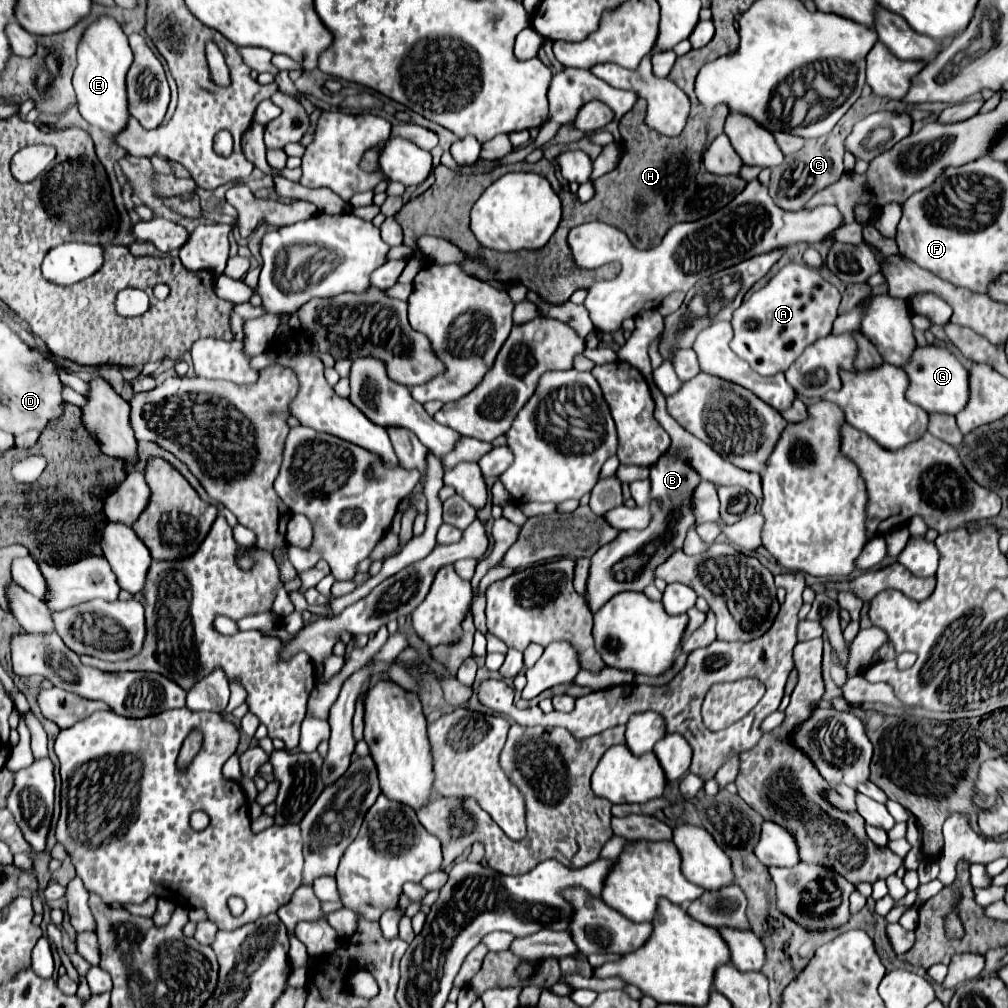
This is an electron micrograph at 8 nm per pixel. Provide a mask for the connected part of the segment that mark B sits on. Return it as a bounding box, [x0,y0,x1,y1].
[587,452,701,612]

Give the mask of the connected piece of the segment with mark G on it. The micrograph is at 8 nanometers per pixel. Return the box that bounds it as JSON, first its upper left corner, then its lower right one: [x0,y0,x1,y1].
[905,346,969,416]

